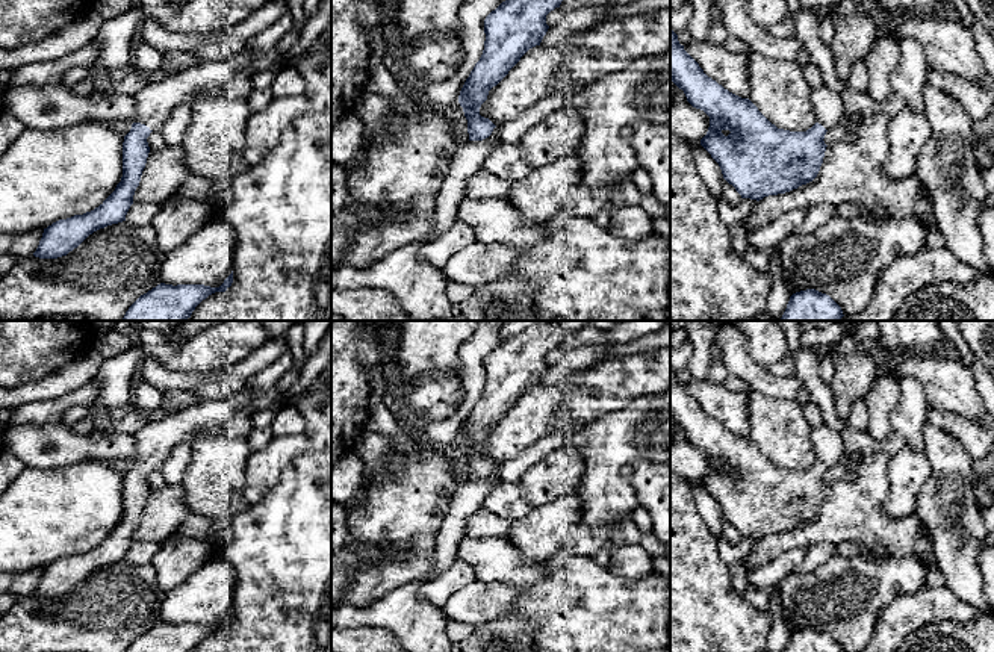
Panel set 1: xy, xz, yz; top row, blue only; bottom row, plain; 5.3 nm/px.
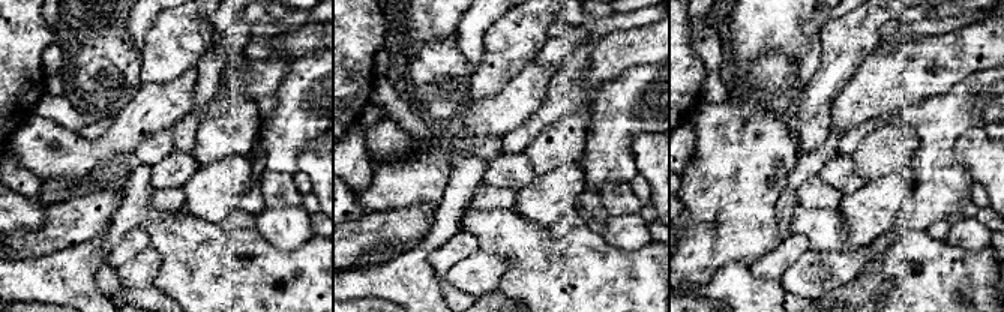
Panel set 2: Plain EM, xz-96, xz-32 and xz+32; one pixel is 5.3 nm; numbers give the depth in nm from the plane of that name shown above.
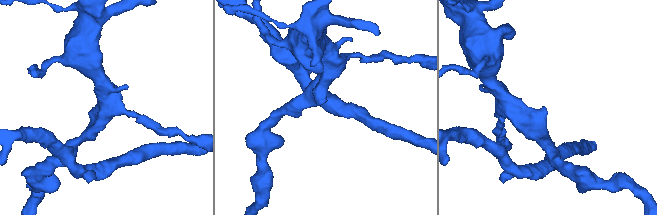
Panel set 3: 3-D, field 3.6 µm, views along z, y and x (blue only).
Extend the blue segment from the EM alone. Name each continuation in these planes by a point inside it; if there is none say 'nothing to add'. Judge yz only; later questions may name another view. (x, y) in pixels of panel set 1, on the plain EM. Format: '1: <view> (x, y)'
1: yz (828, 445)

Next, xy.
1: xy (155, 440)

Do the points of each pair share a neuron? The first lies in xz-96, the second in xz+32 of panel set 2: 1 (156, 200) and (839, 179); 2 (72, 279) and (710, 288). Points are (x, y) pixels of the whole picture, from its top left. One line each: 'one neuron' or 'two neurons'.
1: two neurons
2: one neuron

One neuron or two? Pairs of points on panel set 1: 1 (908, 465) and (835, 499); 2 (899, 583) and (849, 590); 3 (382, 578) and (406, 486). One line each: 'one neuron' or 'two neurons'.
1: two neurons
2: one neuron
3: one neuron

